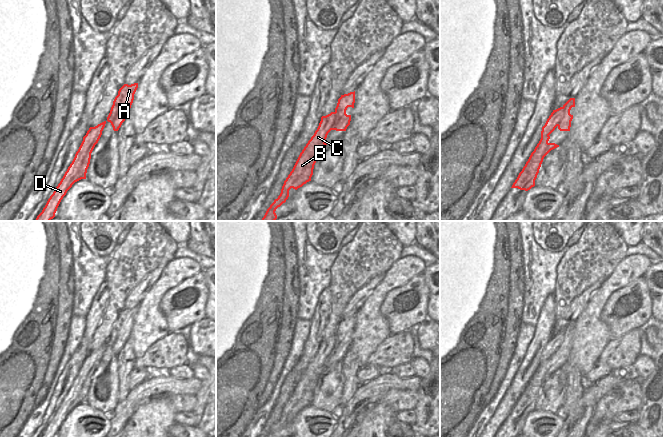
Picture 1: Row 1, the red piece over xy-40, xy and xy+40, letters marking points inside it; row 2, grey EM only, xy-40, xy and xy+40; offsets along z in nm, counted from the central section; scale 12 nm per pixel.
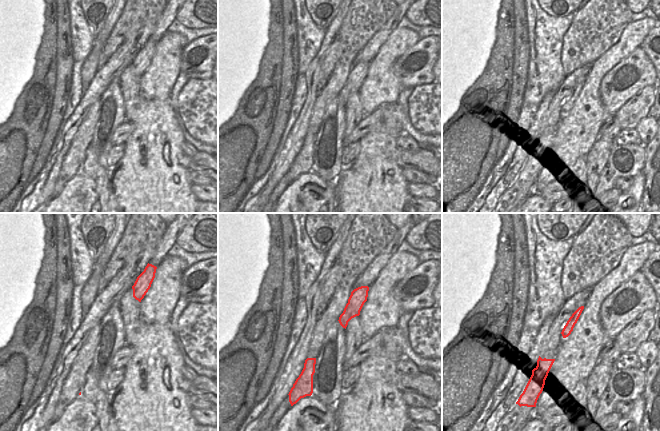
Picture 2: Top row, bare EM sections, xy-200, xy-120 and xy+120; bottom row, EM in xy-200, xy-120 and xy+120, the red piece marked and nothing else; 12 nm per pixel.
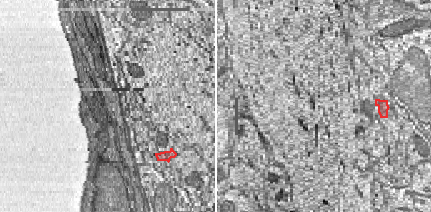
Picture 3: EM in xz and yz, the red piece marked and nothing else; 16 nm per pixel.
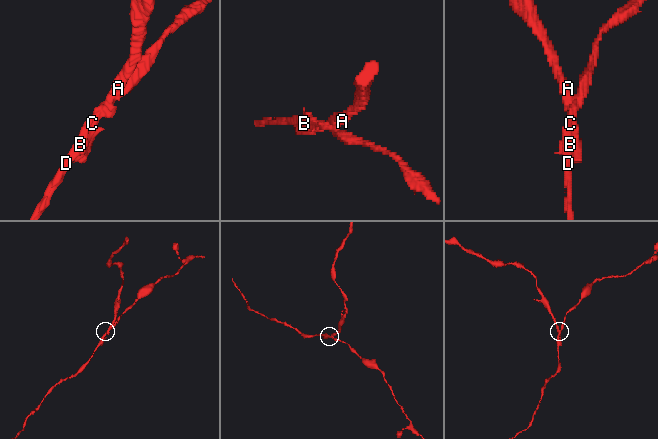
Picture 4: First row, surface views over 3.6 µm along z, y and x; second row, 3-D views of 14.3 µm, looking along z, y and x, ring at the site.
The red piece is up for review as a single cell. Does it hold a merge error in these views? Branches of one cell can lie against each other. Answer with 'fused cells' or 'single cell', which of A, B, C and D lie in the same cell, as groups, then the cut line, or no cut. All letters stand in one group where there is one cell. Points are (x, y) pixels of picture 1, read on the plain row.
fused cells; A / B C D; cut in xy+40 along (560, 332), (564, 341), (557, 349)

